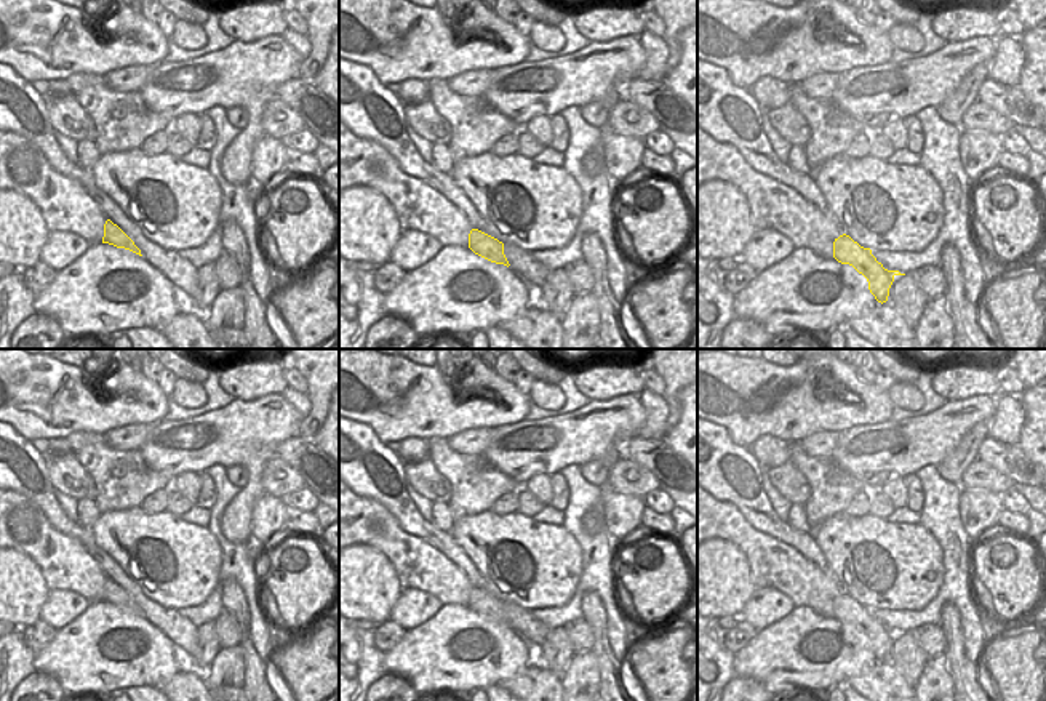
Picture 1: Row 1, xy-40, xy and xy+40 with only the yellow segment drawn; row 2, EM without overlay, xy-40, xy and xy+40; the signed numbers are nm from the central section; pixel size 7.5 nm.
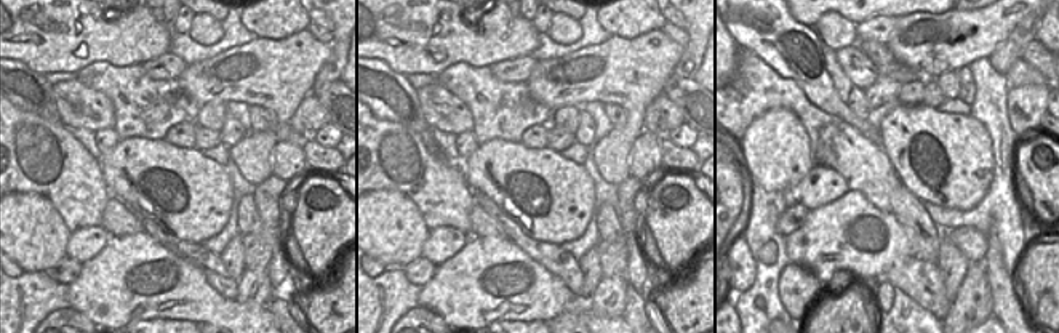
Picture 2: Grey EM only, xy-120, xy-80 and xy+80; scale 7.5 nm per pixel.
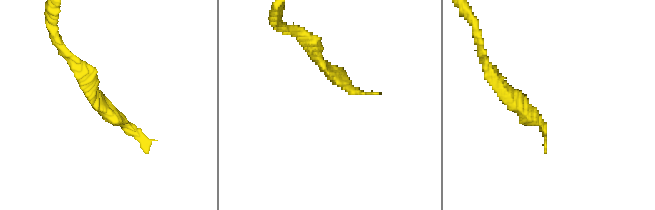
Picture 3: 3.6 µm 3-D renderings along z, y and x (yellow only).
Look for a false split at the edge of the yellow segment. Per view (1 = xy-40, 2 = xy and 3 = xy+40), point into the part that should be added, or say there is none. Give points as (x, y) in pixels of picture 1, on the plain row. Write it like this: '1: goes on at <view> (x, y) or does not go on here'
1: does not go on here
2: does not go on here
3: goes on at xy+40 (904, 620)

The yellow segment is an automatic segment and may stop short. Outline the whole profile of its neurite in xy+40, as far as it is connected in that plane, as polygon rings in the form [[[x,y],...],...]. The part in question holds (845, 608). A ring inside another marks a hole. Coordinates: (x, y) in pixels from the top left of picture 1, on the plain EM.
[[[843,592],[833,600],[833,616],[841,623],[852,624],[859,632],[862,632],[868,640],[868,648],[878,661],[886,661],[889,655],[889,647],[896,634],[905,634],[915,631],[928,623],[940,623],[942,602],[939,594],[934,595],[936,602],[924,610],[880,610],[860,605],[849,594]]]

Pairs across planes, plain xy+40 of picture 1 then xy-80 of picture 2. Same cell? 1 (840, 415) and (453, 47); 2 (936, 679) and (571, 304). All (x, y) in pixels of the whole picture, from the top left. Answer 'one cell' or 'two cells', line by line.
1: one cell
2: two cells

